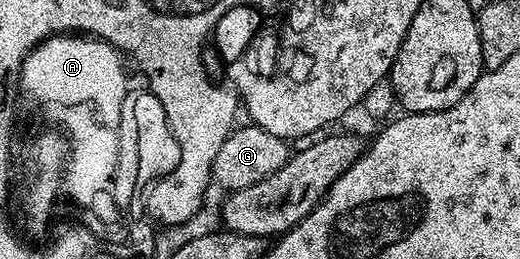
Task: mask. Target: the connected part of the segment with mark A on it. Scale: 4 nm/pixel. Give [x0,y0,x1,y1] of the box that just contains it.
[25,33,129,107]

